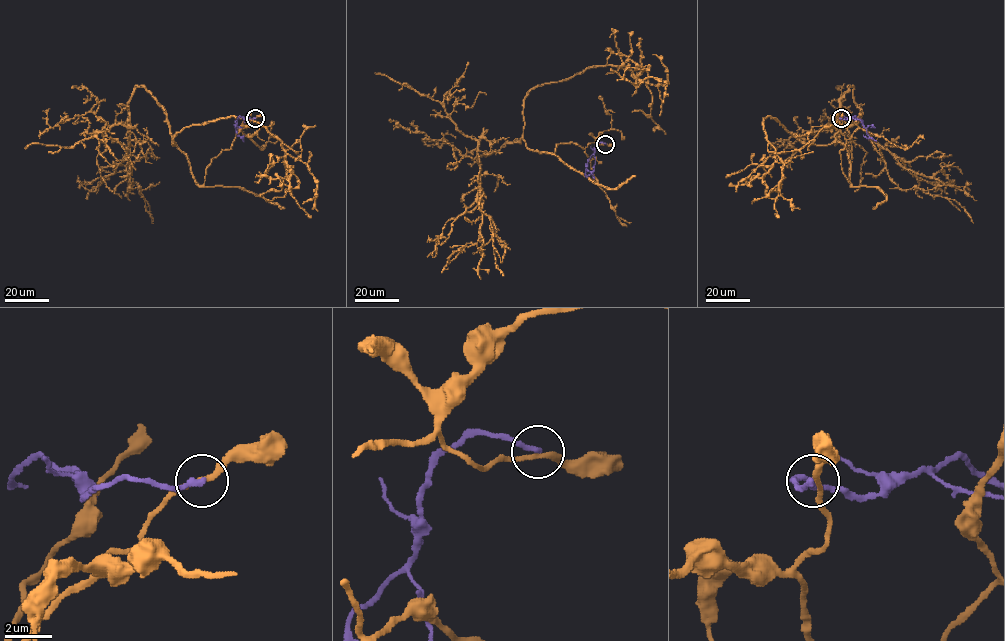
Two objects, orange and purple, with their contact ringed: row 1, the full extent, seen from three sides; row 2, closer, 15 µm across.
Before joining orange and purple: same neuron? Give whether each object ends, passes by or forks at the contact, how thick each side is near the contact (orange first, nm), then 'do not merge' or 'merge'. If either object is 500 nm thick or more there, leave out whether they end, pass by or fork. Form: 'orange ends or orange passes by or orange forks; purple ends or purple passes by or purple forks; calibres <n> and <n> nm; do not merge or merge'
orange passes by; purple ends; calibres 220 and 240 nm; do not merge

